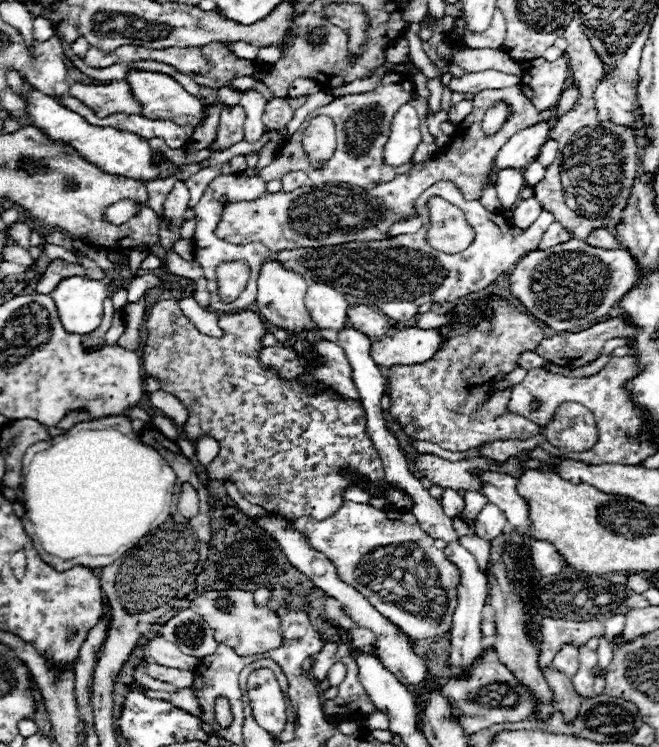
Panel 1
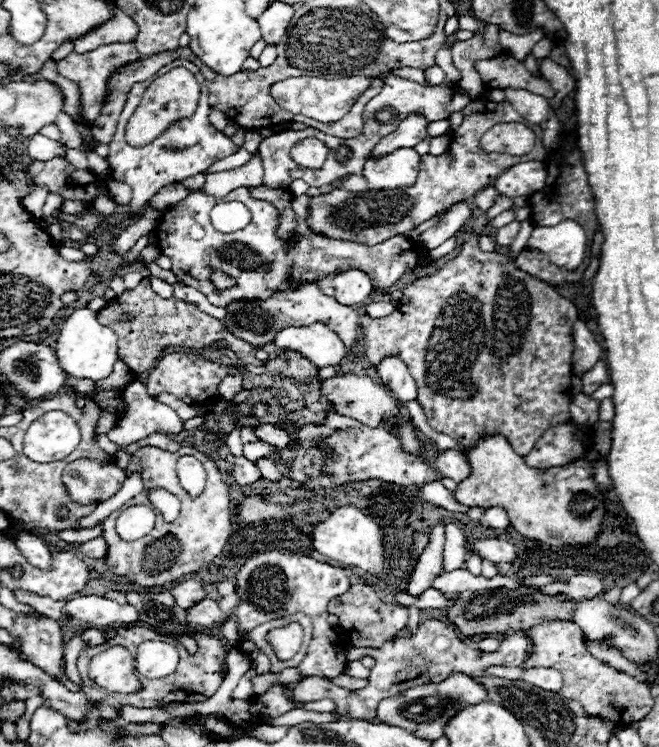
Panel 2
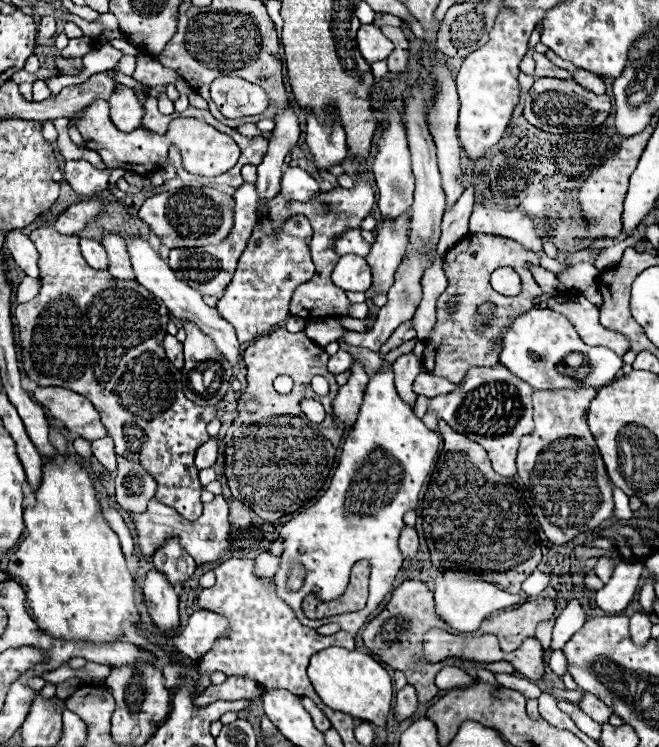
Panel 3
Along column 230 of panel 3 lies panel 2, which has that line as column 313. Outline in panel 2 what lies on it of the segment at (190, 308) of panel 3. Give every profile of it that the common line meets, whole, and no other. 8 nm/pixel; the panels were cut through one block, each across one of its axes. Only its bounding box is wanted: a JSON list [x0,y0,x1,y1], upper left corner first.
[274,324,346,368]

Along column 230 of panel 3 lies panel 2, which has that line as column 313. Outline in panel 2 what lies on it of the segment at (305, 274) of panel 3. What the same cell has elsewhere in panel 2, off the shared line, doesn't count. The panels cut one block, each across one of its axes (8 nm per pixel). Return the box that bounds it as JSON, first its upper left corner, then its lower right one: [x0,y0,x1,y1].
[222,282,360,348]

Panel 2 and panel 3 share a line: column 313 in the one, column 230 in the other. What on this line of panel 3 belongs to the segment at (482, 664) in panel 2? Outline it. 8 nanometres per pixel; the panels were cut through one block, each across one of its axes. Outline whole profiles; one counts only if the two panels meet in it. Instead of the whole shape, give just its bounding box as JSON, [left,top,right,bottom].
[196,676,264,704]

